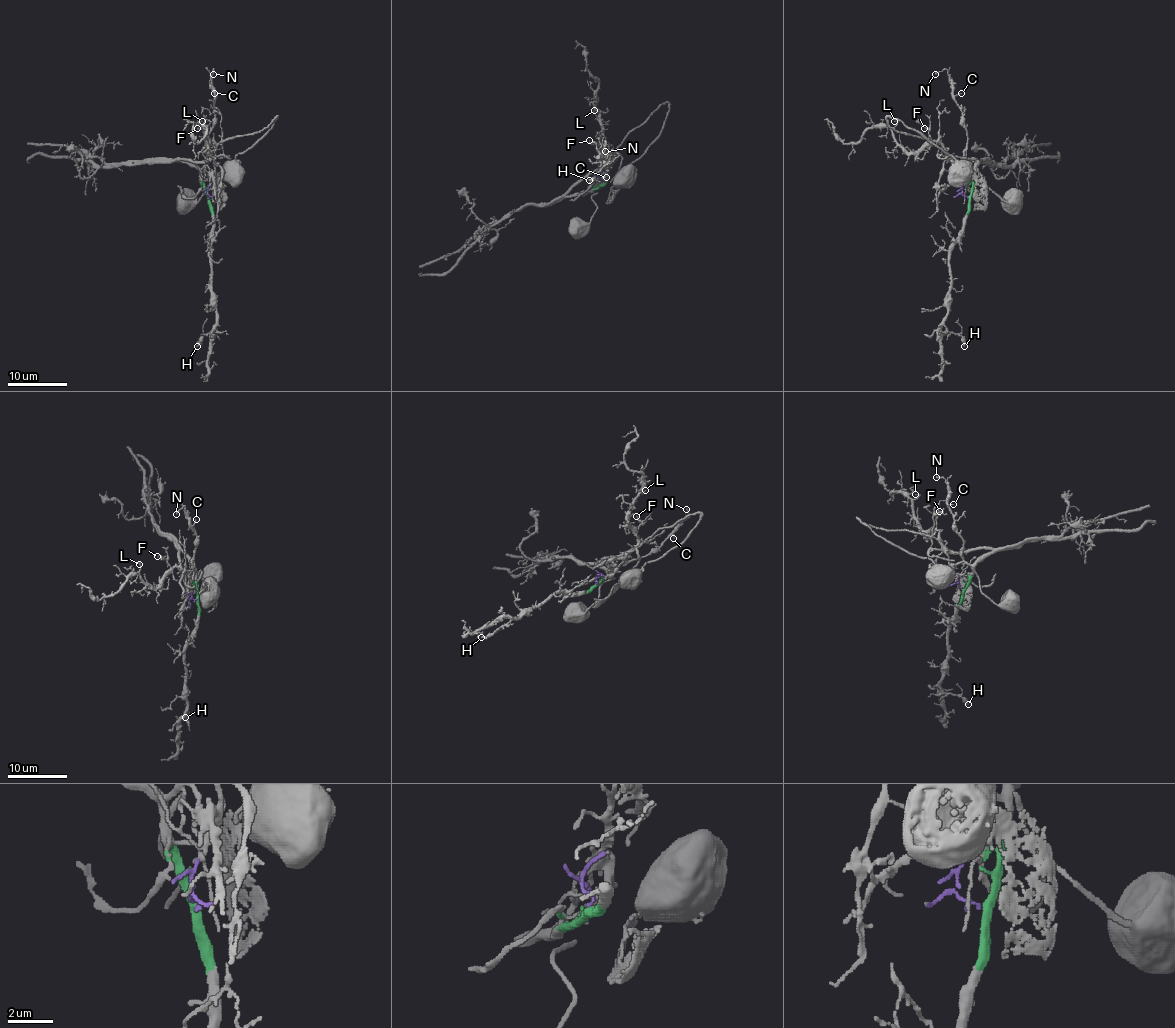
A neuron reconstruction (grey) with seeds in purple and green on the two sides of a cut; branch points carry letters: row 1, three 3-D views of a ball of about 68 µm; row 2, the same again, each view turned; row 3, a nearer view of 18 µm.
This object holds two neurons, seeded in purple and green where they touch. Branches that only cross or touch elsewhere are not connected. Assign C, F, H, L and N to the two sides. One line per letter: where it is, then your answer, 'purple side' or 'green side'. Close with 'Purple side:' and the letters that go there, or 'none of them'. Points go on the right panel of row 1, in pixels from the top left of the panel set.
C: (961, 93) | green side
F: (924, 128) | purple side
H: (964, 346) | green side
L: (894, 121) | purple side
N: (935, 74) | green side
Purple side: F, L

